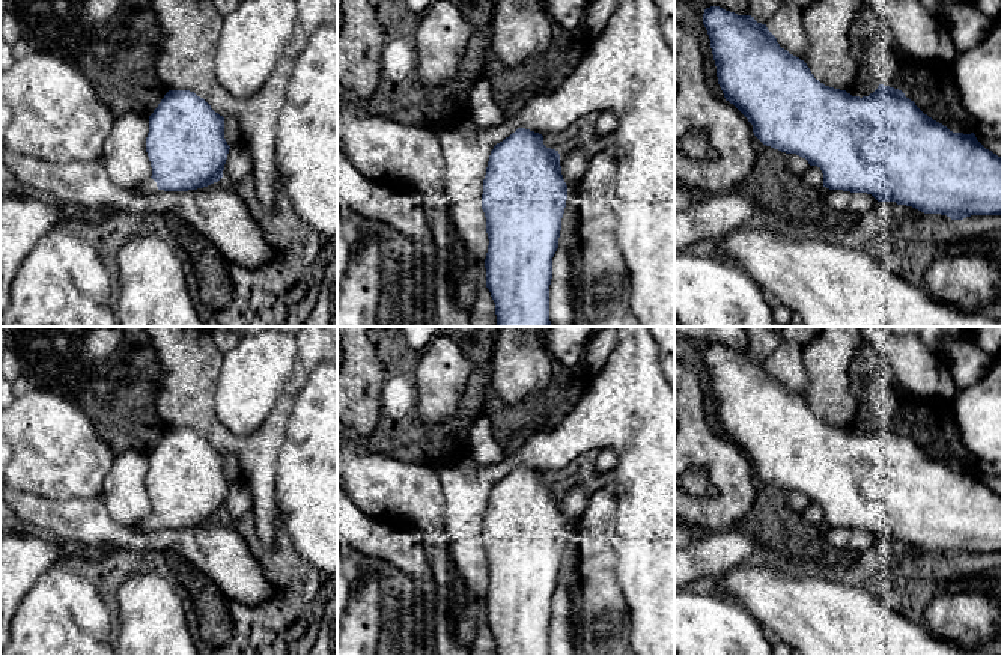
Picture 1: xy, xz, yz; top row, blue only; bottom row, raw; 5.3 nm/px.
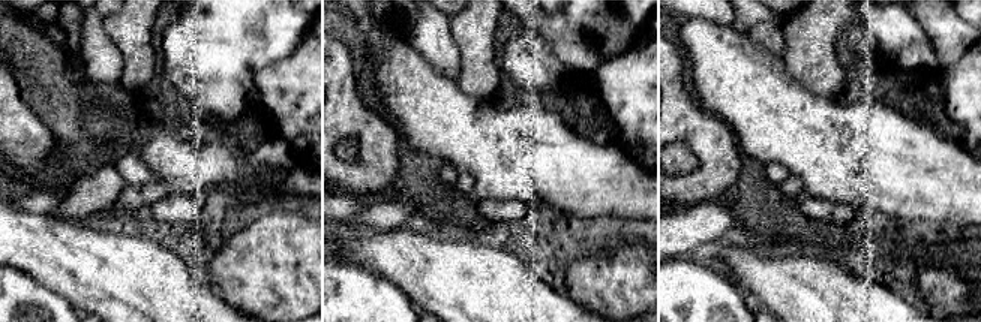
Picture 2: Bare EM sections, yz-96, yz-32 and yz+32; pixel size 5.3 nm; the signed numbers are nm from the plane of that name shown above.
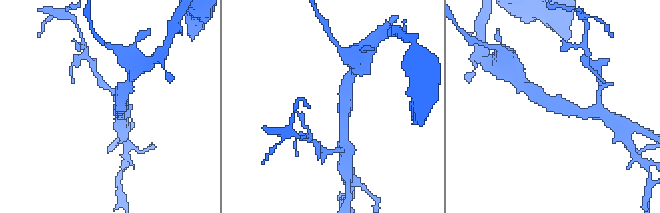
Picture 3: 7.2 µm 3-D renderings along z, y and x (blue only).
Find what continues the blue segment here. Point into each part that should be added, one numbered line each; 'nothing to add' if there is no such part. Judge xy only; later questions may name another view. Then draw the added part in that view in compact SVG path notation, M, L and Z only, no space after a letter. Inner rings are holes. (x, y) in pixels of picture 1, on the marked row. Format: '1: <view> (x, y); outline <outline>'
1: xy (148, 187); outline M149 178L148 181L141 182L137 188L134 188L140 194L152 194L158 191L157 182Z

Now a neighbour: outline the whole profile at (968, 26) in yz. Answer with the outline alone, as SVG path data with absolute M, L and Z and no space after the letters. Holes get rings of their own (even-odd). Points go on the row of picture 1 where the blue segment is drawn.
M944 0L942 20L956 53L968 53L978 47L996 23L977 9L971 0Z

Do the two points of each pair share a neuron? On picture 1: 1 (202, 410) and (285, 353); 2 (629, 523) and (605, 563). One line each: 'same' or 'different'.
1: different
2: different

